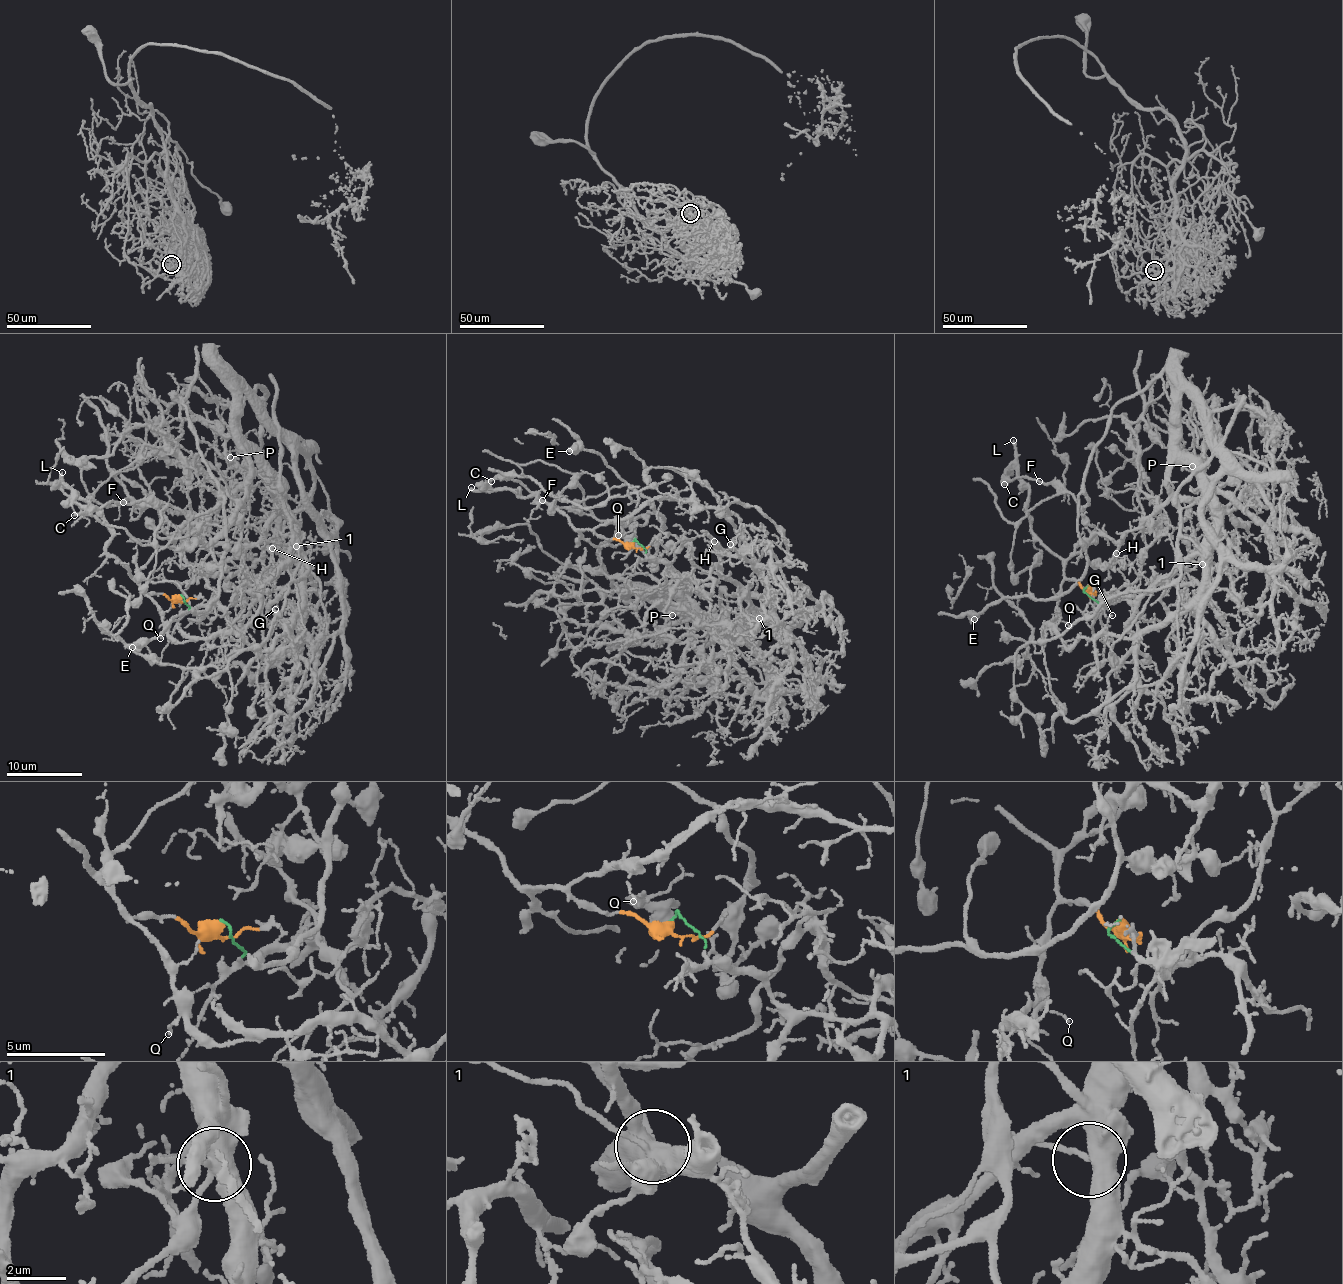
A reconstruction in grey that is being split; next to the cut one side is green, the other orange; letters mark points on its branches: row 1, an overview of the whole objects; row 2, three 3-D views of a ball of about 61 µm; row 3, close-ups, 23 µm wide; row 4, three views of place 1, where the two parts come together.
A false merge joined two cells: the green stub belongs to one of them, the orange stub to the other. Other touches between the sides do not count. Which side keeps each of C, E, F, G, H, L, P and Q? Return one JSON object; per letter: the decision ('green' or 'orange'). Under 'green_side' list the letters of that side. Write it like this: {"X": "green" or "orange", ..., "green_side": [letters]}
{"C": "orange", "E": "orange", "F": "orange", "G": "green", "H": "green", "L": "orange", "P": "green", "Q": "orange", "green_side": ["G", "H", "P"]}

